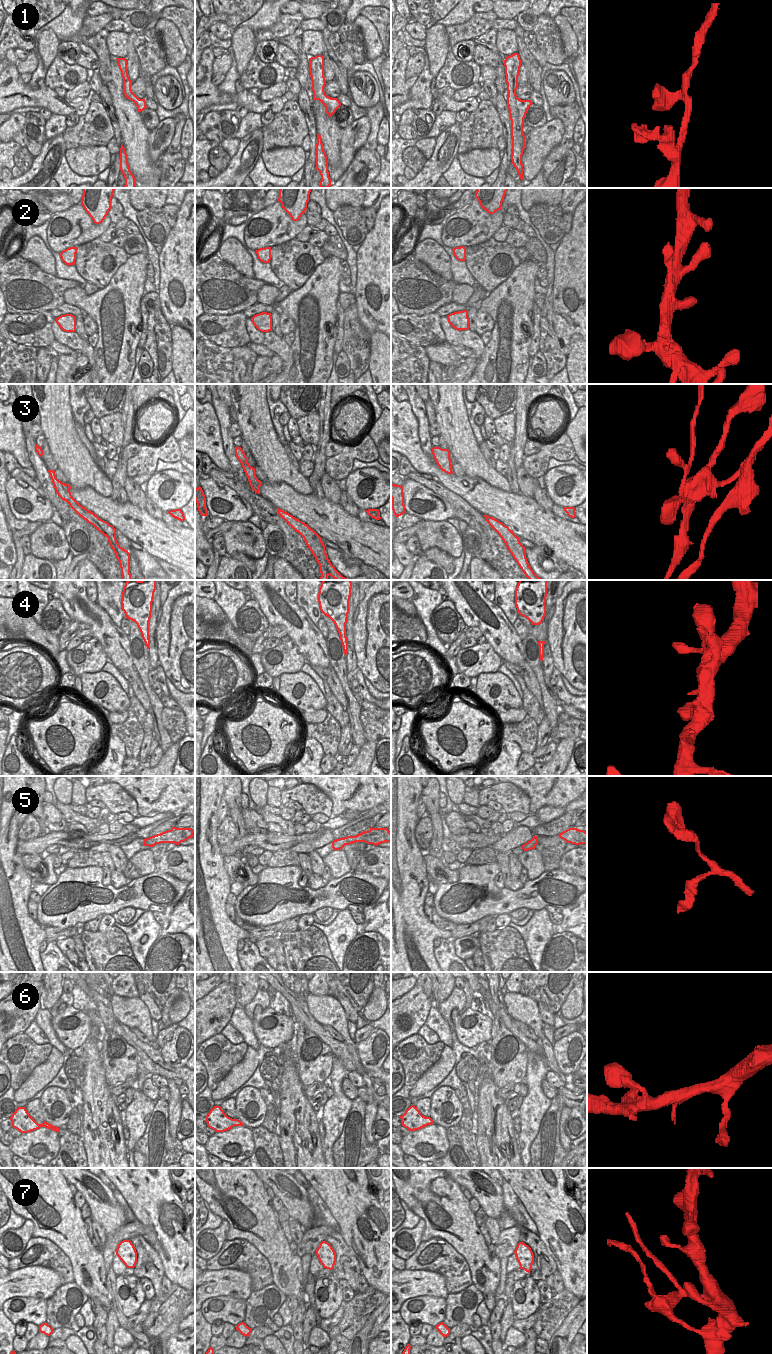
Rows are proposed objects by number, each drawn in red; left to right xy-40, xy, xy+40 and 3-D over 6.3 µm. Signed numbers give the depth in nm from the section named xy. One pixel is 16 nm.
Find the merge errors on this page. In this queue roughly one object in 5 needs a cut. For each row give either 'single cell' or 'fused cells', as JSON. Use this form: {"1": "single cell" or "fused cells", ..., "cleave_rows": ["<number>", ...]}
{"1": "single cell", "2": "single cell", "3": "fused cells", "4": "single cell", "5": "single cell", "6": "single cell", "7": "single cell", "cleave_rows": ["3"]}

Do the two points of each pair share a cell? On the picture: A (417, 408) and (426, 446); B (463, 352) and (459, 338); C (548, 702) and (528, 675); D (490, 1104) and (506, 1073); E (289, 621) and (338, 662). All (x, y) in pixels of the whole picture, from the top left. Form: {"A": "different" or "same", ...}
{"A": "same", "B": "different", "C": "different", "D": "different", "E": "different"}

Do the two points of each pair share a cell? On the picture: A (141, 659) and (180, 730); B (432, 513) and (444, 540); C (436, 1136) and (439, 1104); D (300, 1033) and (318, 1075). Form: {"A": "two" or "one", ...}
{"A": "two", "B": "two", "C": "two", "D": "one"}

